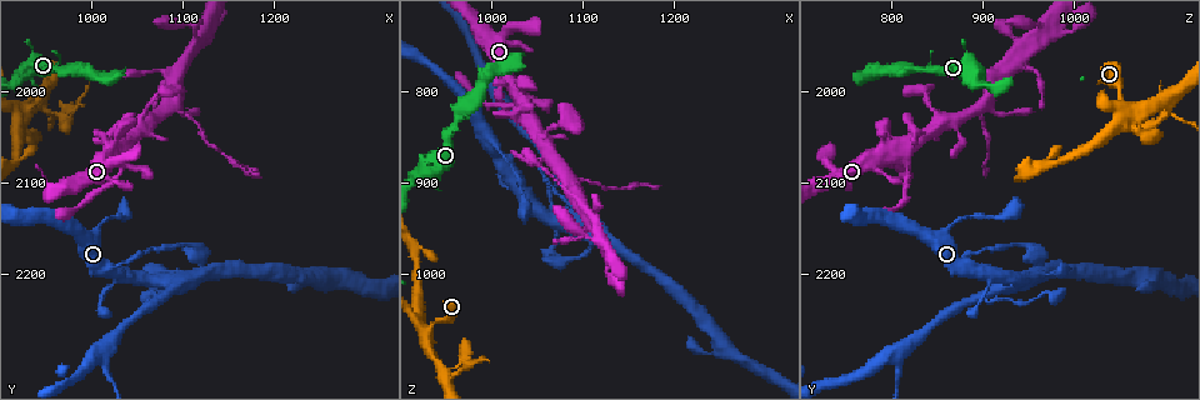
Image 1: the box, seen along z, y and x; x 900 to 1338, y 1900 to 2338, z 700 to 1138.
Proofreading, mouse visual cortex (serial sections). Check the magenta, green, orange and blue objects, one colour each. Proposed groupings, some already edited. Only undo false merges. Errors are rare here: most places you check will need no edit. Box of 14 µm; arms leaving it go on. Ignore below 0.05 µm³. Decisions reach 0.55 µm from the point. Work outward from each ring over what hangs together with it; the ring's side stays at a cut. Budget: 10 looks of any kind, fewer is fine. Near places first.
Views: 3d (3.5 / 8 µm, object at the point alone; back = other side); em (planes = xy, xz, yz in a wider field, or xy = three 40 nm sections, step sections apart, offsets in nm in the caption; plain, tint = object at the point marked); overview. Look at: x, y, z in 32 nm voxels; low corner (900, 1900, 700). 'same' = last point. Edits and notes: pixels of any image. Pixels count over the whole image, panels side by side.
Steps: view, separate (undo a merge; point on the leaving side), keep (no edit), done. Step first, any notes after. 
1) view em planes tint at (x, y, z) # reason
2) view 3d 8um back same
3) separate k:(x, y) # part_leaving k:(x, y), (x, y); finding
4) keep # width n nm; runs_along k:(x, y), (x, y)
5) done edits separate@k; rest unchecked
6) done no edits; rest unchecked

view 3d 3.5um at (965, 2025, 1100) # three arms meet

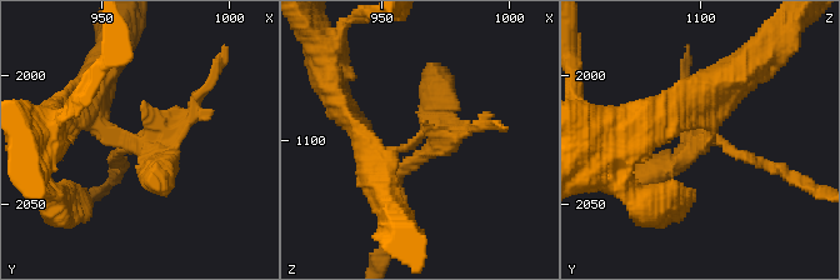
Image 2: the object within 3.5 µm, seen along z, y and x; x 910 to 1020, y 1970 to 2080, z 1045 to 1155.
view em xy step 3 tint at (963, 2024, 1101) # need the tissue

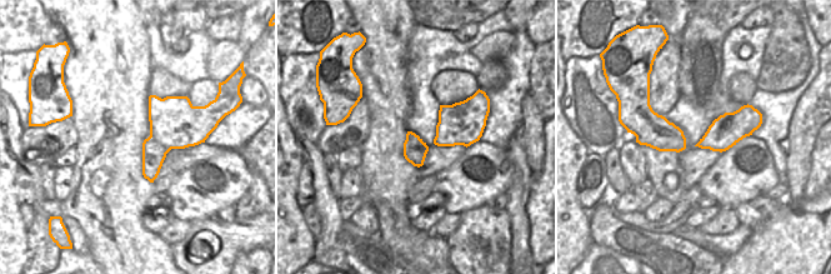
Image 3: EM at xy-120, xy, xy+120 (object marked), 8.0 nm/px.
keep # runs_along 2:(79, 109), (148, 140), (194, 101); one cell here

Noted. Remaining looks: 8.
view em xy step 2 tint at (1010, 2235, 900) # a narrow waist

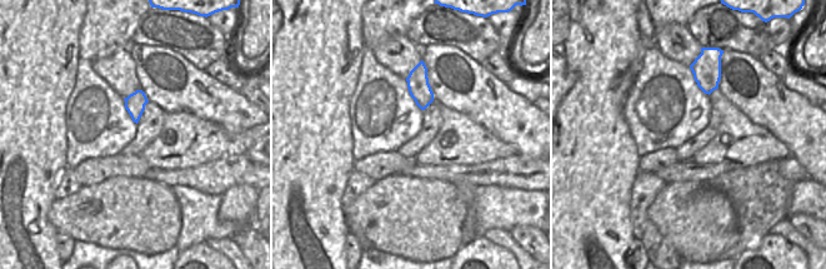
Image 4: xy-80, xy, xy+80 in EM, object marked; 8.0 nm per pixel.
view 3d 3.5um same

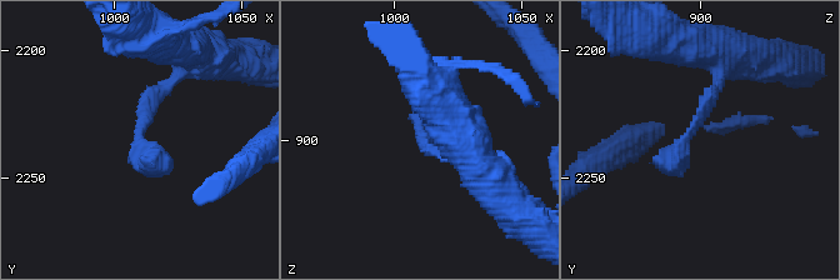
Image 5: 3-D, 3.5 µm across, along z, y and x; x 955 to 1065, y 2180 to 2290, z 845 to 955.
keep # runs_along 5:(720, 51), (698, 125), (656, 155); continuous, no second cell

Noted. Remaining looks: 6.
view 3d 3.5um at (1015, 2075, 785) # a fork

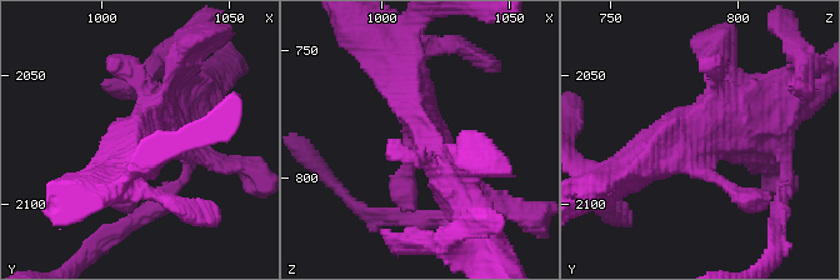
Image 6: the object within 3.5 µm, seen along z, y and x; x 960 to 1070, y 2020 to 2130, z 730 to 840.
view em xy step 5 tint at (1020, 2073, 784)

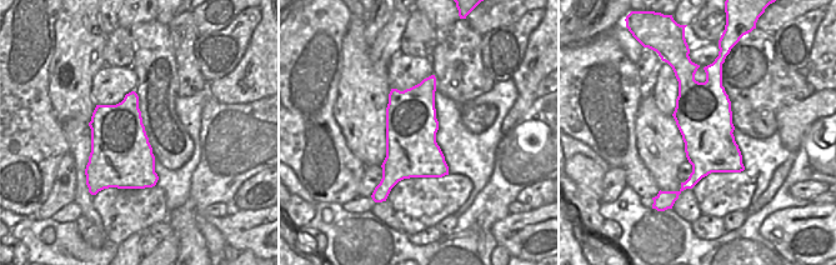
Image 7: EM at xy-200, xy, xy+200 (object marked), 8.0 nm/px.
keep # width 420 nm; runs_along 6:(404, 74), (430, 148), (465, 209); one cell here

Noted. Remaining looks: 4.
view 3d 3.5um at (1055, 2040, 850) # thin arm on a thick one

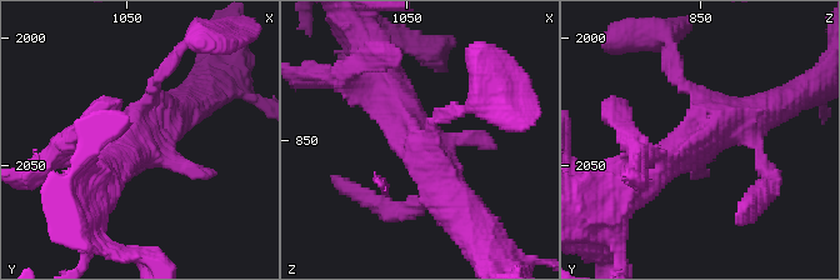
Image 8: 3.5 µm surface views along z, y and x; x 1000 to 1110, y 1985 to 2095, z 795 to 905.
view em planes tint at (1054, 2038, 851) # need the tissue

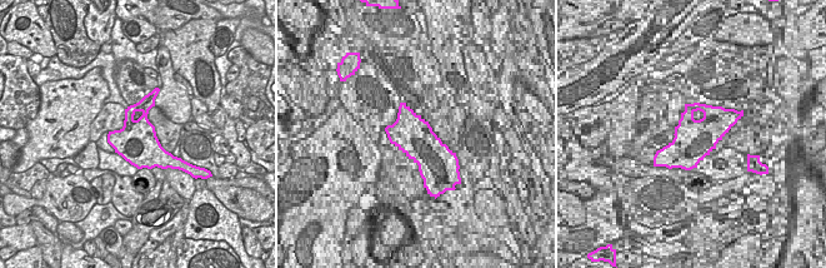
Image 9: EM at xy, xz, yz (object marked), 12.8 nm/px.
view em xy step 5 tint same

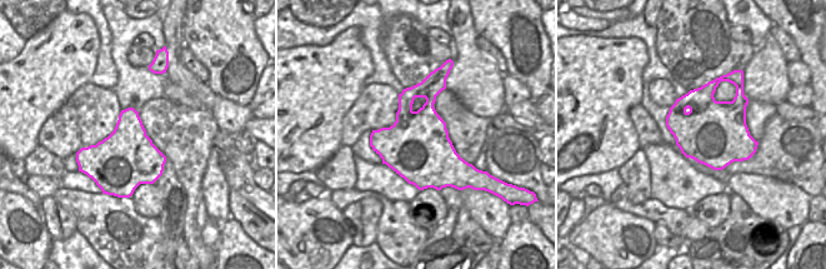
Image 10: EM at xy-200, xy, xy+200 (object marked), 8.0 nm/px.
keep # runs_along 8:(378, 90), (405, 115), (455, 209); continuous, no second cell

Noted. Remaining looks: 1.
done no edits; rest unchecked

